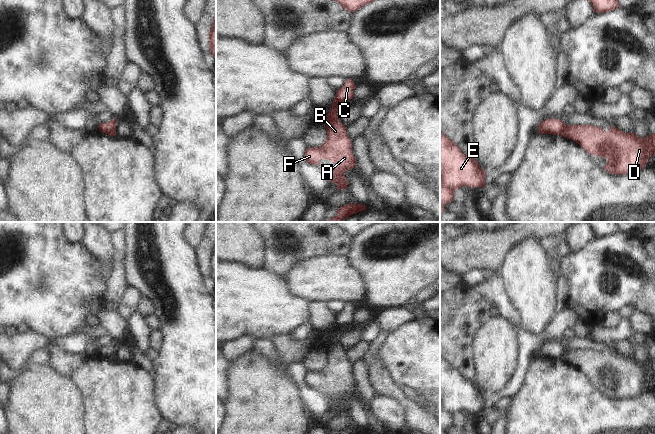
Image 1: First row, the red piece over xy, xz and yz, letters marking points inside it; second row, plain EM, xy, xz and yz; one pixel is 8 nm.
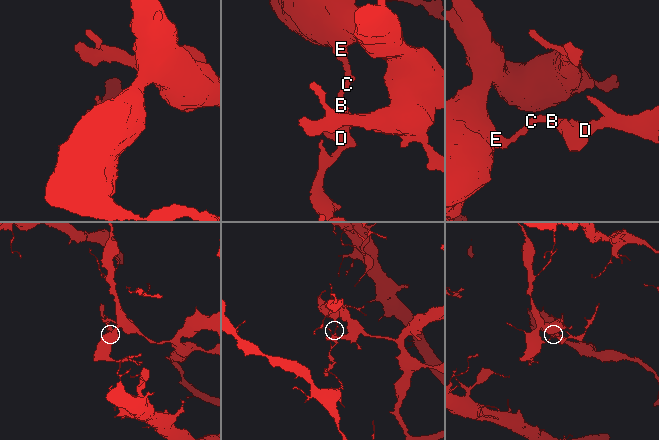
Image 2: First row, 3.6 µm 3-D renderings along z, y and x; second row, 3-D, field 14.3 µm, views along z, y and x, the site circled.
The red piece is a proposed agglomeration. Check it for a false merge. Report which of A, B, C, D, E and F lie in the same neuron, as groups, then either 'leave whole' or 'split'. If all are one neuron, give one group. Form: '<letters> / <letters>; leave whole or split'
A B D F / C E; split

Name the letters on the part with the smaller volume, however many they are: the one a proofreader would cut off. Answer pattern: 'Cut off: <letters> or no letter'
Cut off: A, B, D, F.

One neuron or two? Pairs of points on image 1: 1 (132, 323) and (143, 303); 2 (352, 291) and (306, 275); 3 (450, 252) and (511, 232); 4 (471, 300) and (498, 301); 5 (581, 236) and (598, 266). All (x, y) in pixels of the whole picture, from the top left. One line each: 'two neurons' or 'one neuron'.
1: two neurons
2: one neuron
3: one neuron
4: two neurons
5: two neurons

